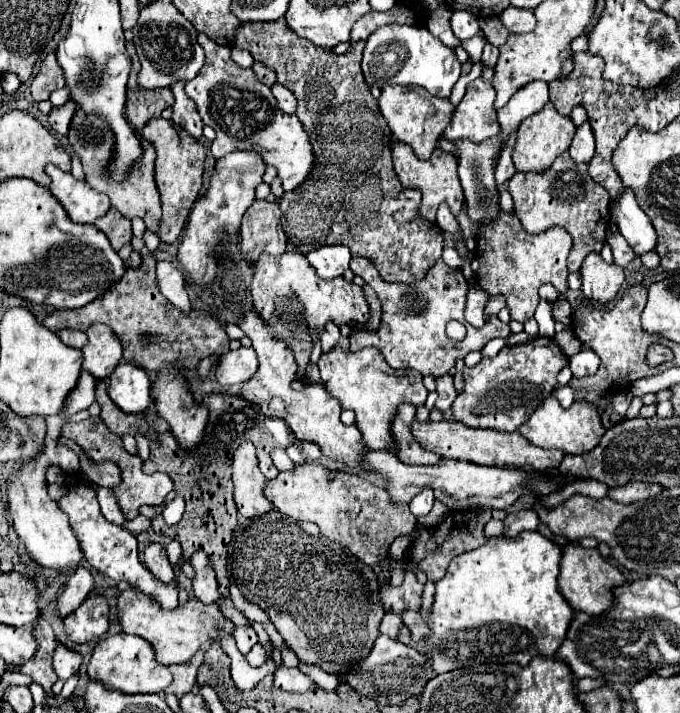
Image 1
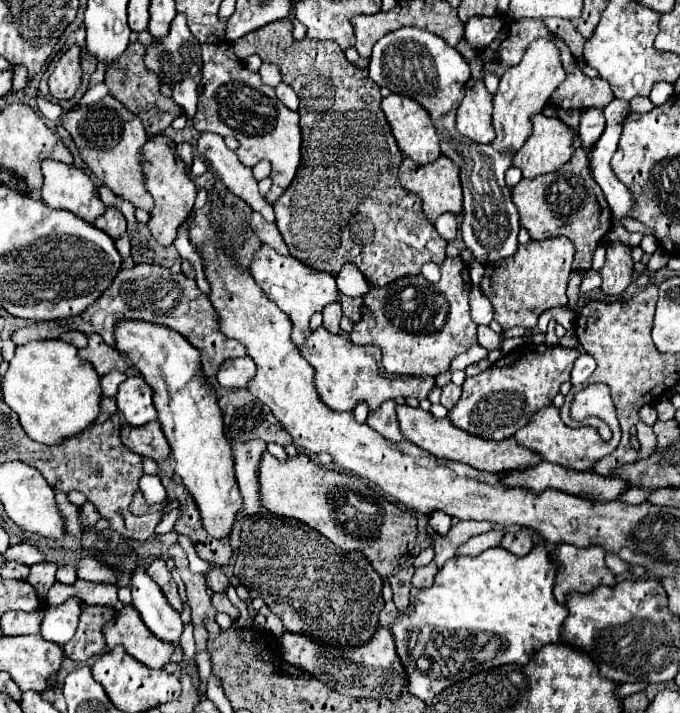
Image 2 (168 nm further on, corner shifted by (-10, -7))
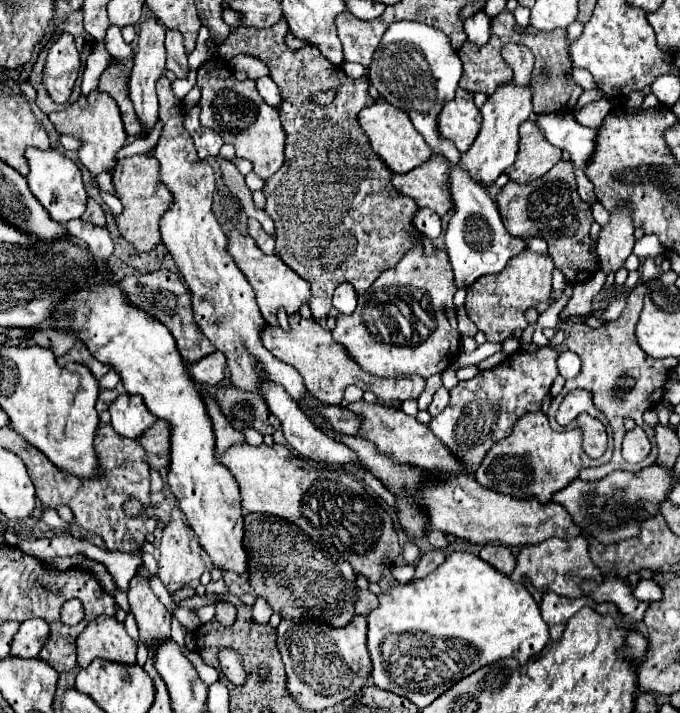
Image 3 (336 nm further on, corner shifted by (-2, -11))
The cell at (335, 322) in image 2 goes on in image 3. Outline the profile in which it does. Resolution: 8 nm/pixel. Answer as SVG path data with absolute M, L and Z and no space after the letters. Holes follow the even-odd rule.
M284 18L276 22L270 28L258 30L258 28L234 28L230 38L218 48L220 58L230 60L242 52L260 58L270 68L270 76L276 82L282 104L280 120L282 128L286 132L286 148L284 156L286 162L282 168L272 176L272 180L266 180L264 184L264 196L266 196L266 208L268 216L276 224L276 254L302 278L310 282L310 310L316 320L324 318L328 310L332 308L332 292L338 284L348 282L354 286L356 294L364 294L372 282L378 278L380 272L390 270L402 260L402 256L418 244L418 240L412 238L412 232L416 230L412 226L412 218L418 210L412 198L402 196L392 186L390 178L392 172L384 166L384 162L370 150L368 138L362 132L356 114L364 108L374 104L374 98L368 94L368 78L348 78L338 66L330 64L318 48L312 44L290 50L286 46L286 34L288 24ZM336 88L338 94L332 104L328 106L316 106L310 102L310 94L318 90L330 90Z

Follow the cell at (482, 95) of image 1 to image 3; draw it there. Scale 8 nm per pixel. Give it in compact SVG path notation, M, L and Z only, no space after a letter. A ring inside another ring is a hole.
M458 88L454 100L442 106L438 114L438 132L452 140L460 152L466 152L478 136L480 130L480 110L474 106L474 94Z

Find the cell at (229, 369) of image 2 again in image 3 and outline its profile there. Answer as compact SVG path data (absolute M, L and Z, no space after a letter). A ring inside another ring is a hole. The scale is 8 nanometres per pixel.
M214 352L214 354L198 360L198 364L186 364L186 368L188 368L188 374L194 382L218 386L224 380L226 358L222 356L222 352Z

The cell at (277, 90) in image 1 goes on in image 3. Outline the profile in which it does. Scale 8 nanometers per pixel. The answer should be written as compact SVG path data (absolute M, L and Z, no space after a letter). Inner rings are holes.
M262 76L256 80L256 88L258 88L258 94L262 96L262 100L266 100L266 104L270 106L278 106L280 104L280 92L274 84L274 80L270 76Z

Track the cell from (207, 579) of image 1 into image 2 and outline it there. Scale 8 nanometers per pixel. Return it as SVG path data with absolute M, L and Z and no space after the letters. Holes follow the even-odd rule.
M212 594L212 604L218 612L226 612L230 618L238 618L238 610L230 604L230 600L224 594Z

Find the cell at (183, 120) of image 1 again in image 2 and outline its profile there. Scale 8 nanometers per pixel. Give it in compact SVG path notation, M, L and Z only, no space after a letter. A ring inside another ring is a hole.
M202 132L198 136L198 154L208 162L210 170L226 184L230 192L244 198L248 206L260 212L268 222L274 222L272 204L258 192L258 182L252 176L252 168L240 164L236 154L224 144L222 136Z

